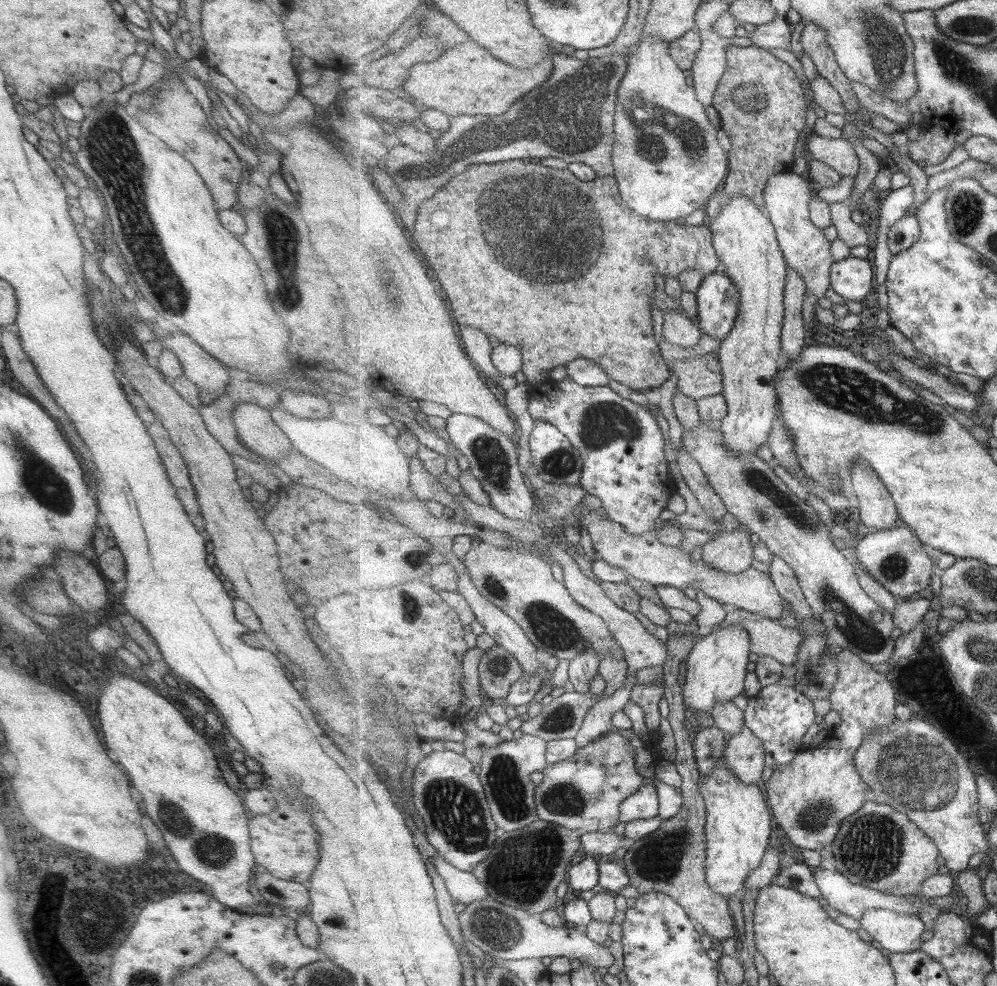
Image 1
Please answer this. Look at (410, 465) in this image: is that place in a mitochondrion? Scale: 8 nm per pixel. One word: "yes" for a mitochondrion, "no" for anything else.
no

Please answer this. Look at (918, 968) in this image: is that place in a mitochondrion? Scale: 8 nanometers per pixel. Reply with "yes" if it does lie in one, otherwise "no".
no

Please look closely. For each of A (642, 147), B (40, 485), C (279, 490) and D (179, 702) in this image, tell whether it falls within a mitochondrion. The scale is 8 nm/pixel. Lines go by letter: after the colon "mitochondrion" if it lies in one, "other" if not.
A: mitochondrion
B: mitochondrion
C: other
D: other

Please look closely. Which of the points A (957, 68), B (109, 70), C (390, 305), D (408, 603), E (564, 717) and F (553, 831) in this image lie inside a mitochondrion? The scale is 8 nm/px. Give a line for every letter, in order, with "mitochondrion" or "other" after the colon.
A: mitochondrion
B: other
C: mitochondrion
D: mitochondrion
E: mitochondrion
F: mitochondrion

